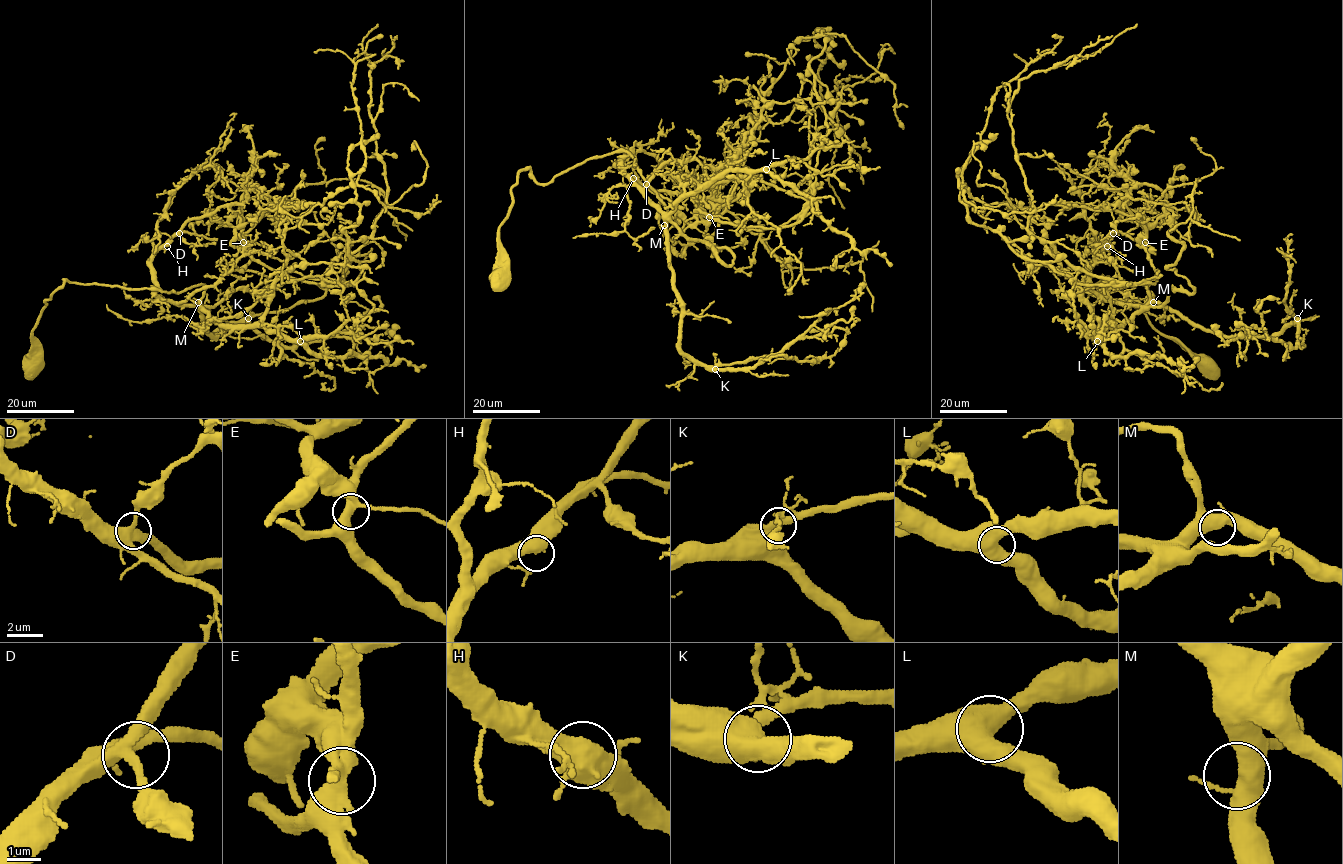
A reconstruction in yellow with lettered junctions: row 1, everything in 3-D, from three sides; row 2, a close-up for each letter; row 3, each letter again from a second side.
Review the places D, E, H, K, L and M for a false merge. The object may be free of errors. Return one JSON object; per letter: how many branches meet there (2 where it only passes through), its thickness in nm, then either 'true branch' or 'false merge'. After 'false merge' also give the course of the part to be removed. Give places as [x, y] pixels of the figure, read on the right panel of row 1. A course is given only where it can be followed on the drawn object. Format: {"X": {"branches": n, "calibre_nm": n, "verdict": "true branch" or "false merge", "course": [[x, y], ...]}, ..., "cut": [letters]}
{"D": {"branches": 3, "calibre_nm": 400, "verdict": "true branch"}, "E": {"branches": 3, "calibre_nm": 400, "verdict": "false merge", "course": [[1145, 243], [1157, 275], [1131, 284], [1076, 270], [1027, 229], [1032, 195], [1010, 111], [1018, 82], [1137, 24]]}, "H": {"branches": 3, "calibre_nm": 440, "verdict": "true branch"}, "K": {"branches": 3, "calibre_nm": 440, "verdict": "true branch"}, "L": {"branches": 3, "calibre_nm": 480, "verdict": "true branch"}, "M": {"branches": 3, "calibre_nm": 440, "verdict": "true branch"}, "cut": ["E"]}

